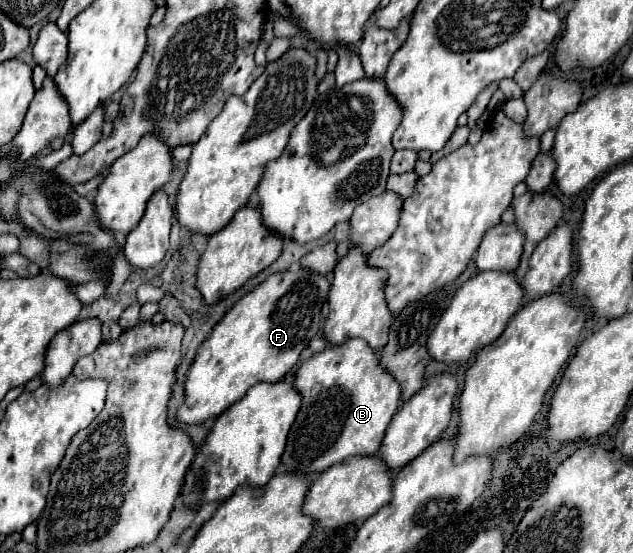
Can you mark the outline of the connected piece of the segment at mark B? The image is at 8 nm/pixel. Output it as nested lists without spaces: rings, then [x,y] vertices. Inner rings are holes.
[[[351,339],[343,345],[331,345],[325,351],[315,353],[299,367],[295,375],[295,387],[301,391],[303,403],[289,431],[287,449],[281,461],[287,471],[299,475],[323,473],[333,463],[339,463],[351,455],[375,455],[393,415],[401,405],[401,387],[393,383],[393,375],[385,375],[385,371],[377,367],[377,351],[373,351],[361,339]]]

